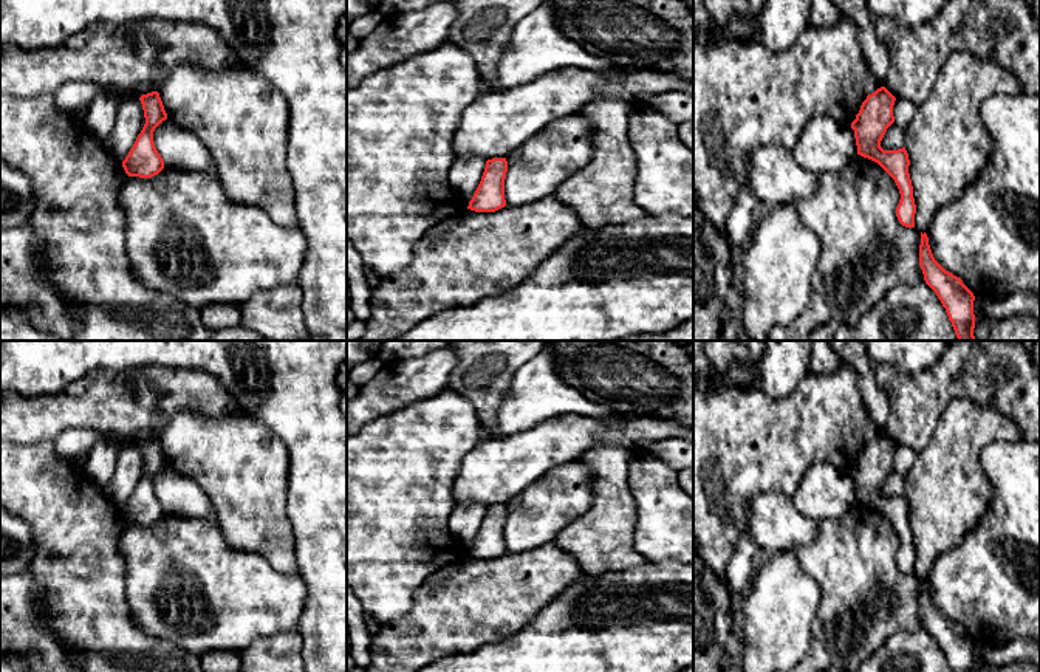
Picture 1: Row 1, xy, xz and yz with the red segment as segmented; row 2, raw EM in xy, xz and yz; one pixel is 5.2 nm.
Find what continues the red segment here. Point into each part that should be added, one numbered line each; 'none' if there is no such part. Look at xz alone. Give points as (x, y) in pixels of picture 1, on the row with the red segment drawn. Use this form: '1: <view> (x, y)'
none

